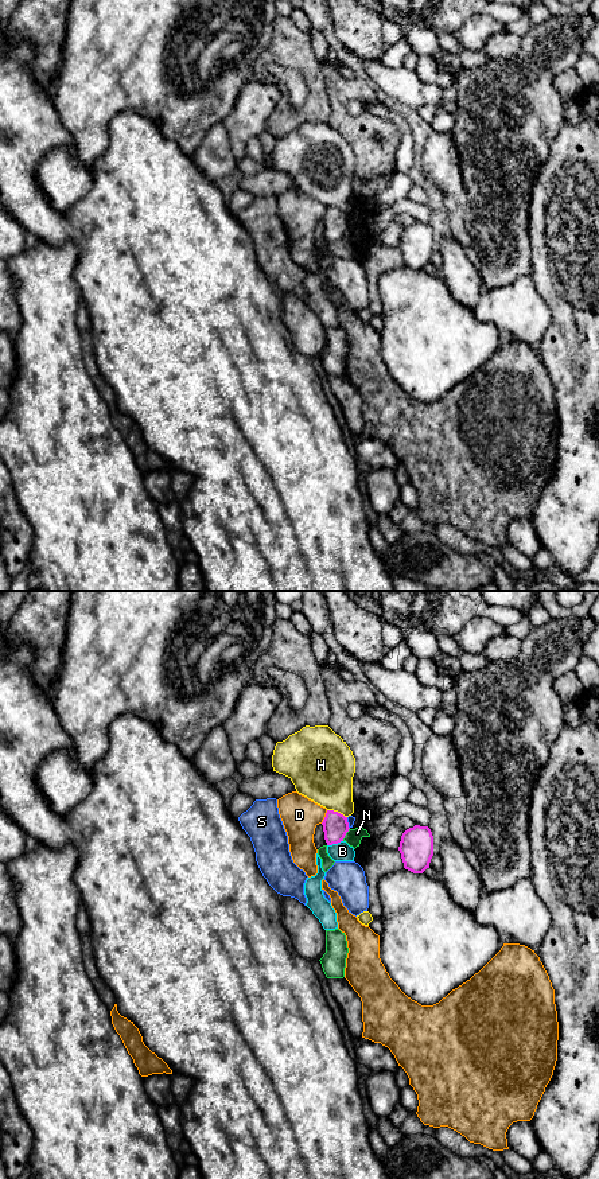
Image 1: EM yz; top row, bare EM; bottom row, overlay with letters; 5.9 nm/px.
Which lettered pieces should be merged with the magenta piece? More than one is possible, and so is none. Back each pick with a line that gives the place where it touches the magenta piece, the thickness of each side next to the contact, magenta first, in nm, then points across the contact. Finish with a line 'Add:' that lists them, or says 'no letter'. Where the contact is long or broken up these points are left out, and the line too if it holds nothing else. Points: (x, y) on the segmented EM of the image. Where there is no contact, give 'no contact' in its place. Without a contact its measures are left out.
Add: no letter

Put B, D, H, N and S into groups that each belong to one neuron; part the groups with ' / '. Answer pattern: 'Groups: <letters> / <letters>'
Groups: B / D / H / N / S

